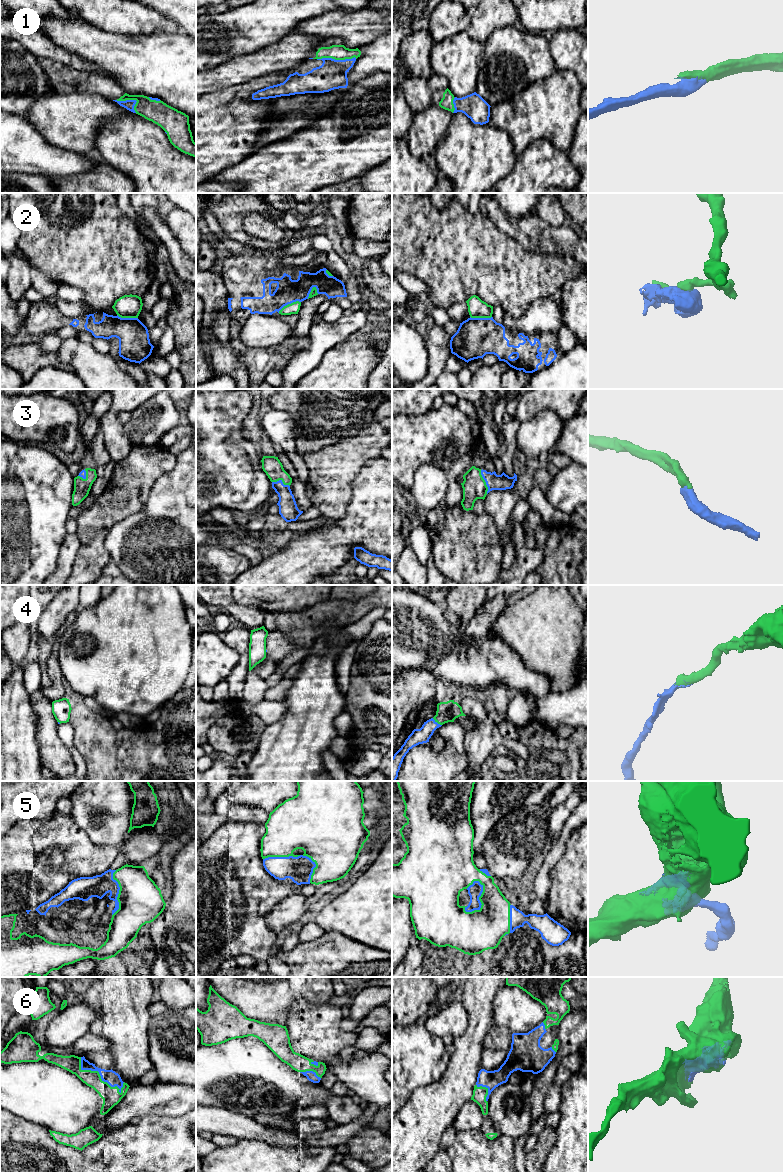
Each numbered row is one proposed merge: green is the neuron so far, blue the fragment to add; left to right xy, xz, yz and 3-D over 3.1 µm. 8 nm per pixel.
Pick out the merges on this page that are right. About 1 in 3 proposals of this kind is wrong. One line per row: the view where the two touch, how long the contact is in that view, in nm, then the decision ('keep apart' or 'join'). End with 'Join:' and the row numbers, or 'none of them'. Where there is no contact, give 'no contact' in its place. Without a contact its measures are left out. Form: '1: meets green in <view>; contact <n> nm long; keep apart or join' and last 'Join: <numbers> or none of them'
1: meets green in xz; contact 320 nm long; join
2: meets green in xz; contact 200 nm long; keep apart
3: meets green in yz; contact 200 nm long; join
4: meets green in yz; contact 100 nm long; join
5: meets green in yz; contact 280 nm long; join
6: meets green in xy; contact 440 nm long; join
Join: 1, 3, 4, 5, 6

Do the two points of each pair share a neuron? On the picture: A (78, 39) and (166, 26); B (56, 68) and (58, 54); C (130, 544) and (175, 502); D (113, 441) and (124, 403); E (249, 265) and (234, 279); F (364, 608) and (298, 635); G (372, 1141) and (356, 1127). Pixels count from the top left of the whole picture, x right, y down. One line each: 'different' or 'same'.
A: different
B: different
C: same
D: same
E: same
F: same
G: different

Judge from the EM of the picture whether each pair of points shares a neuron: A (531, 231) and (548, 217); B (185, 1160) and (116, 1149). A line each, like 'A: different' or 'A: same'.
A: different
B: same

